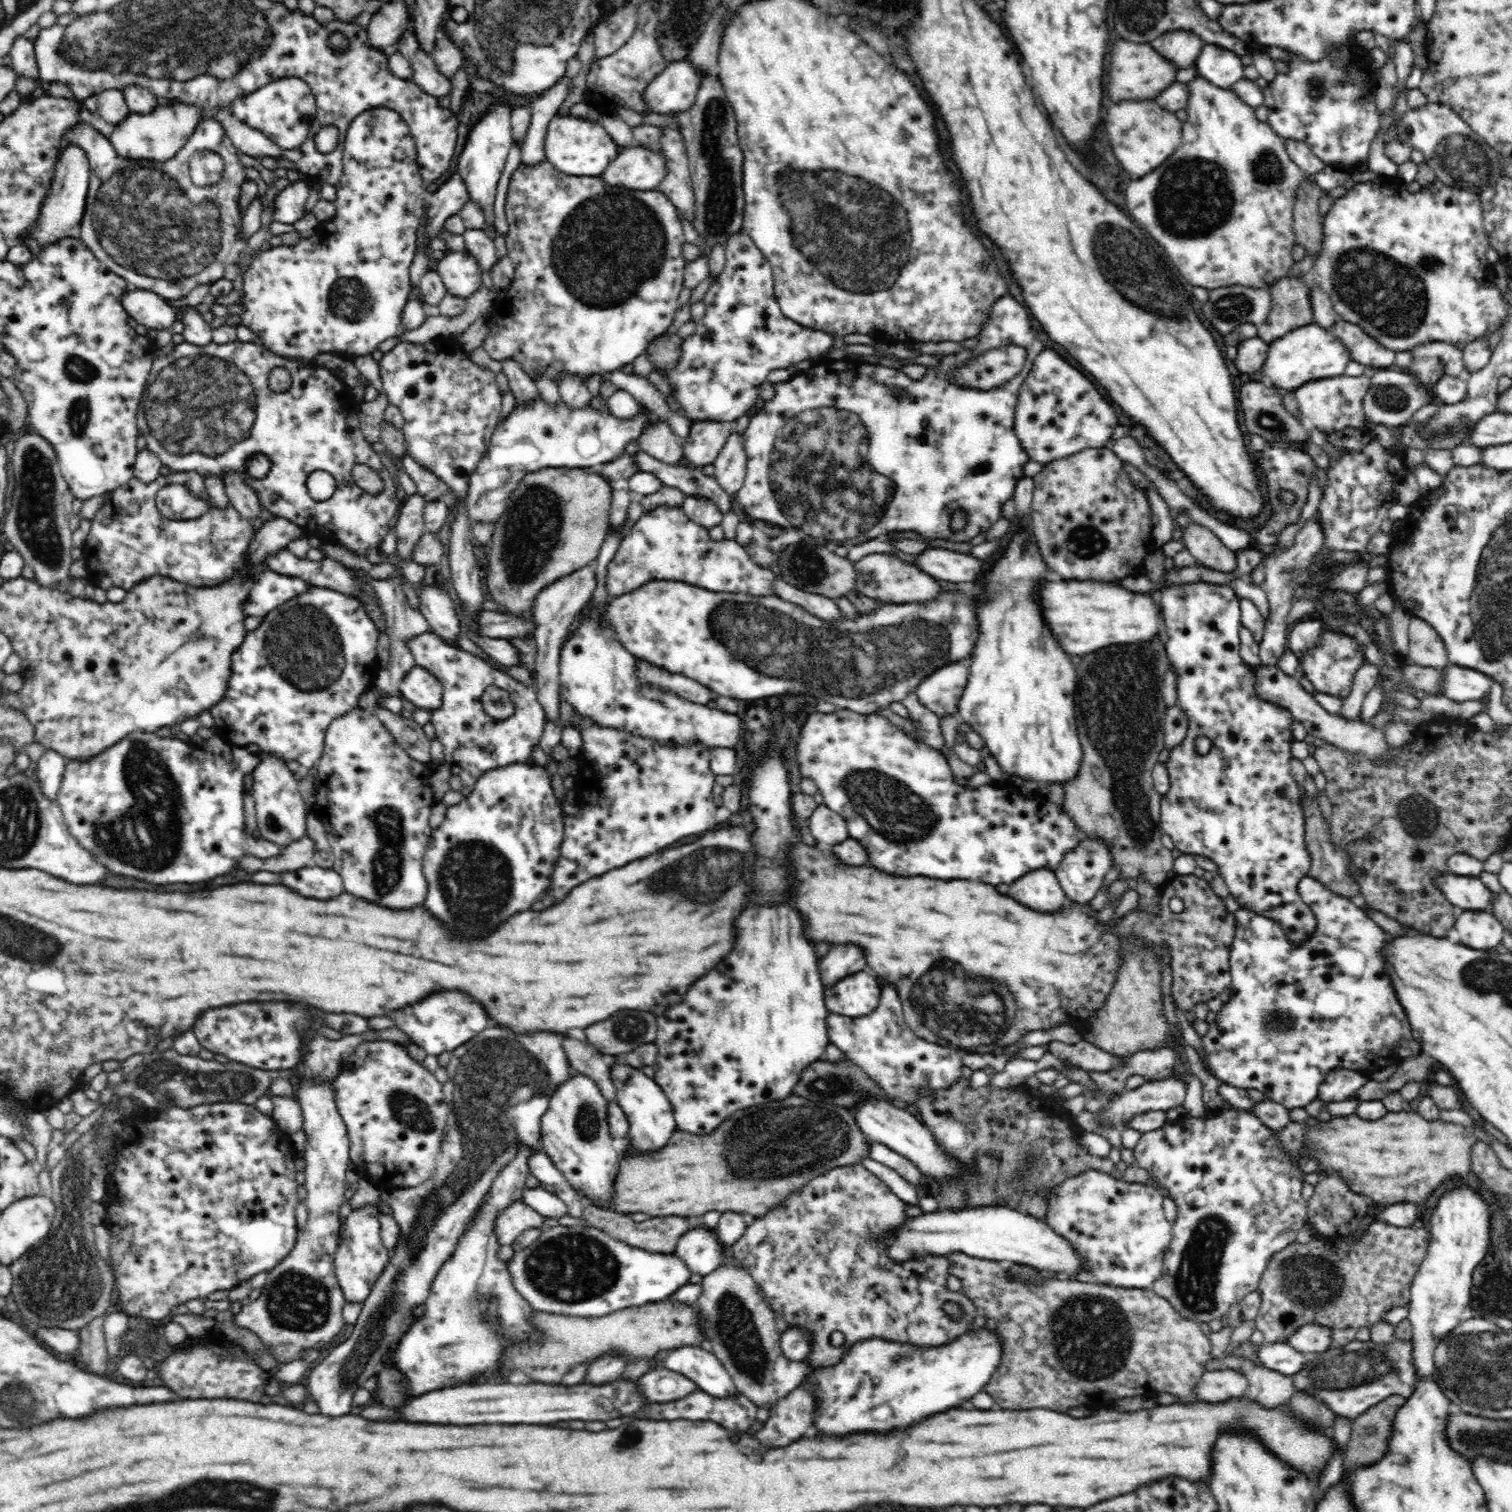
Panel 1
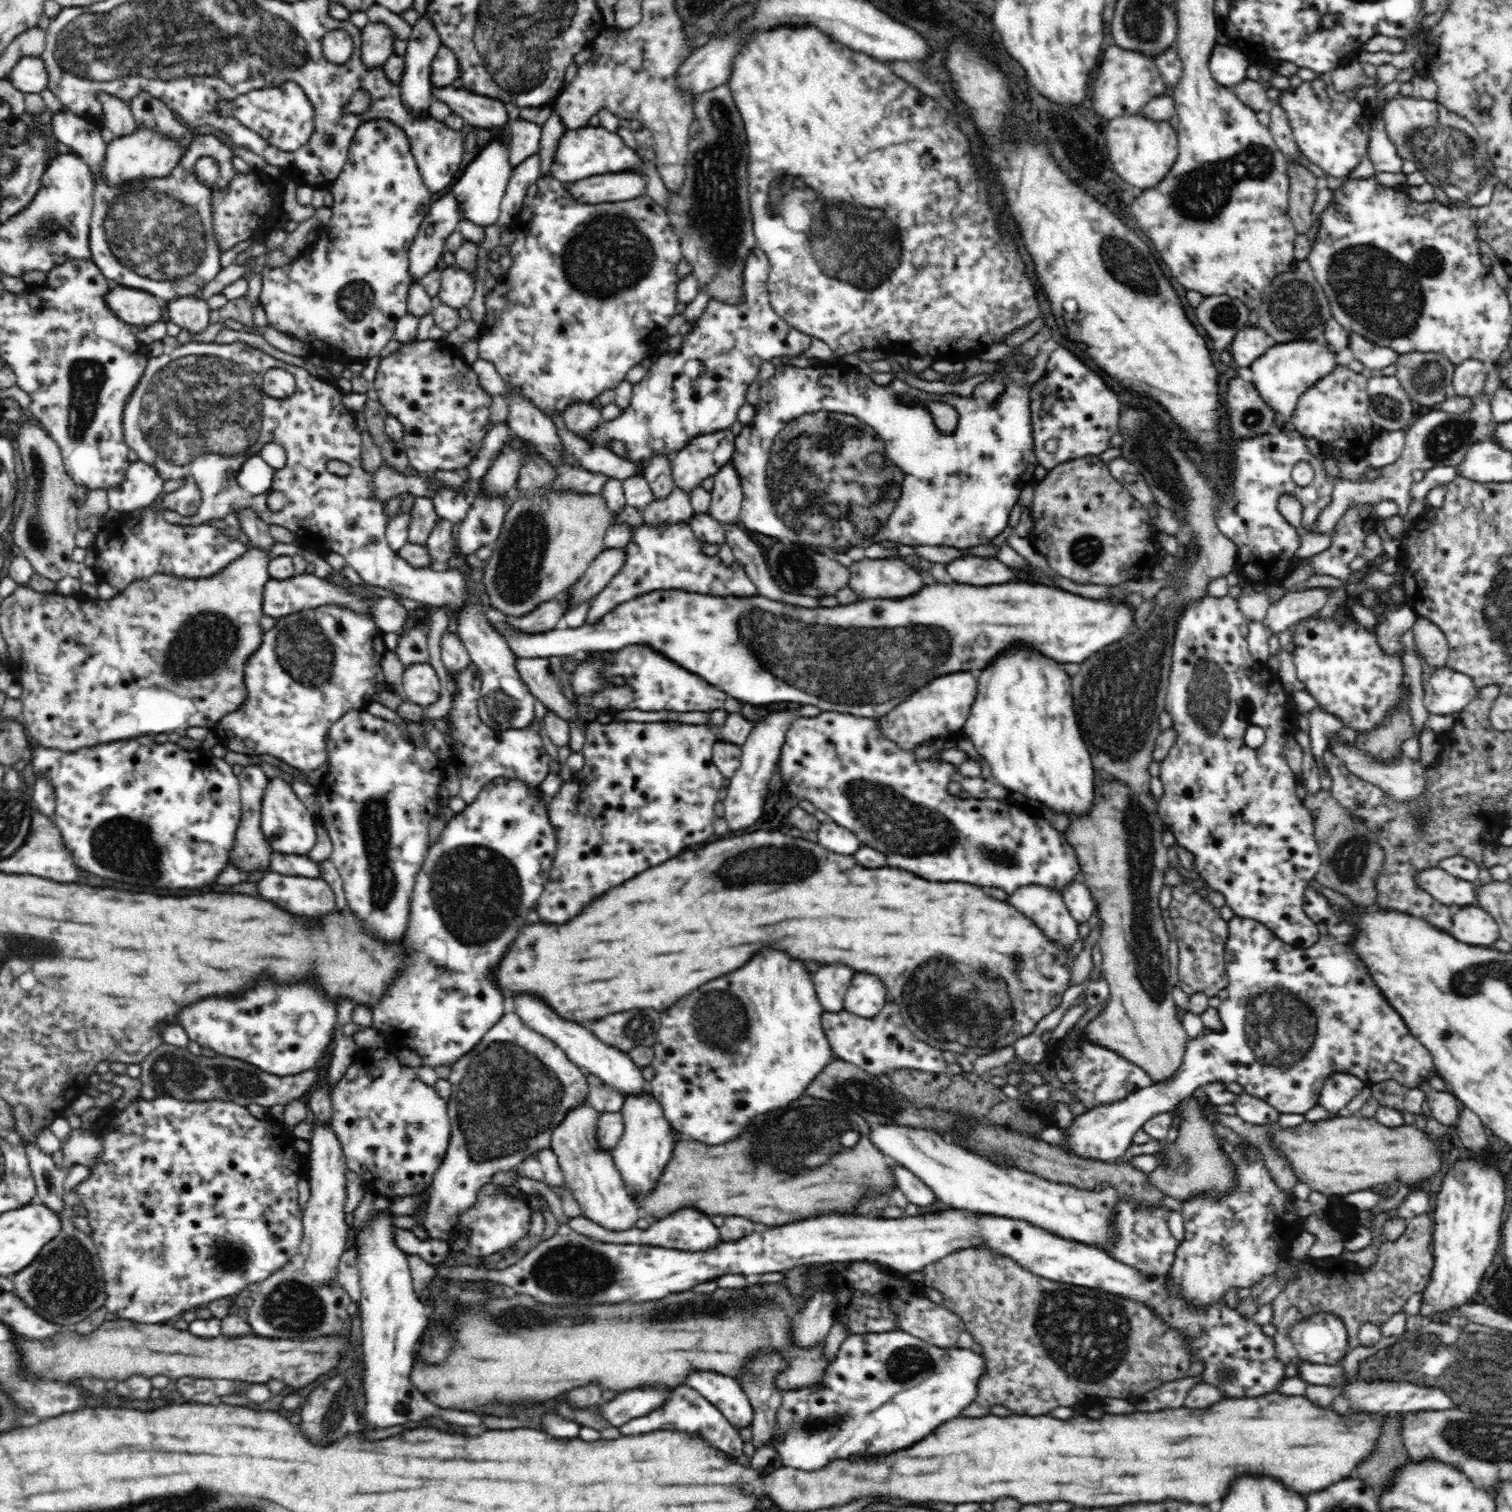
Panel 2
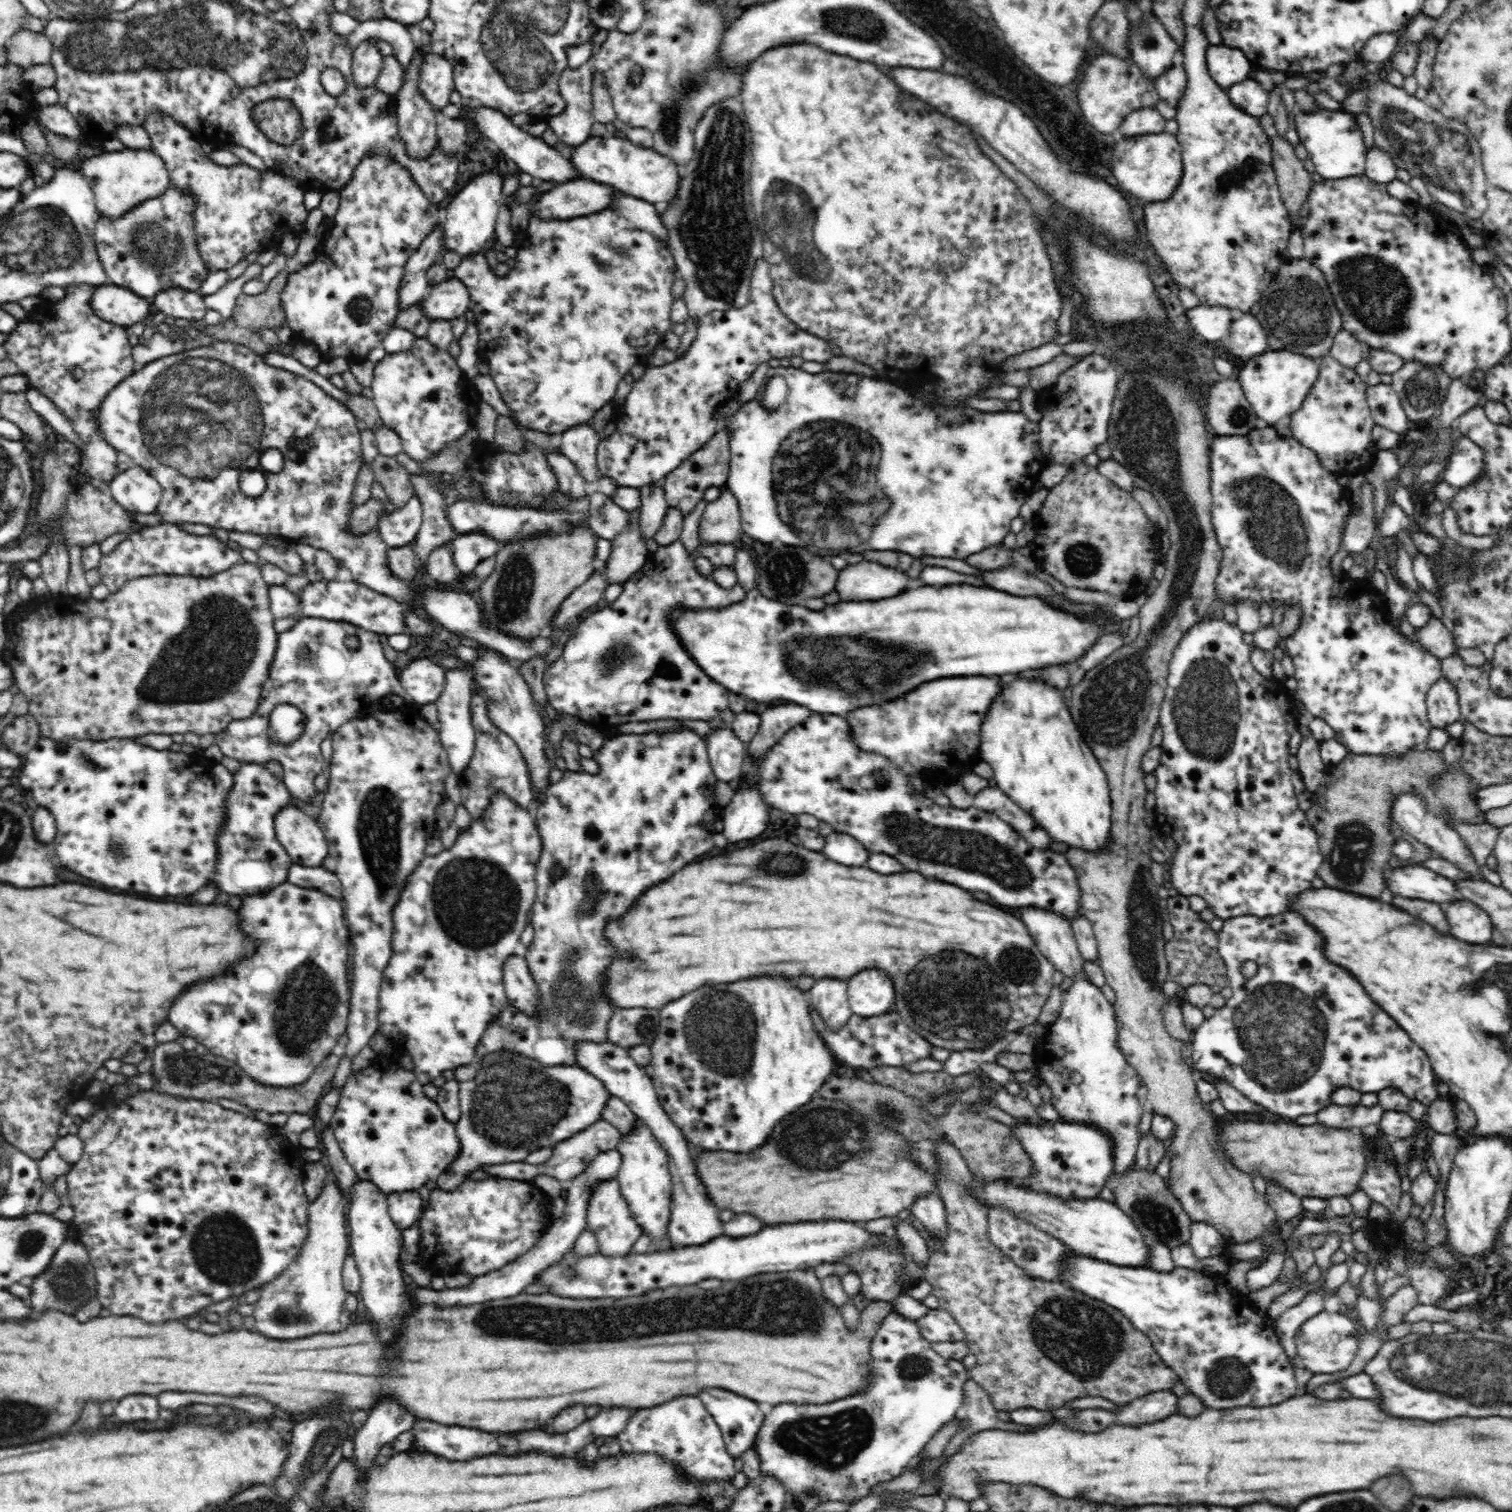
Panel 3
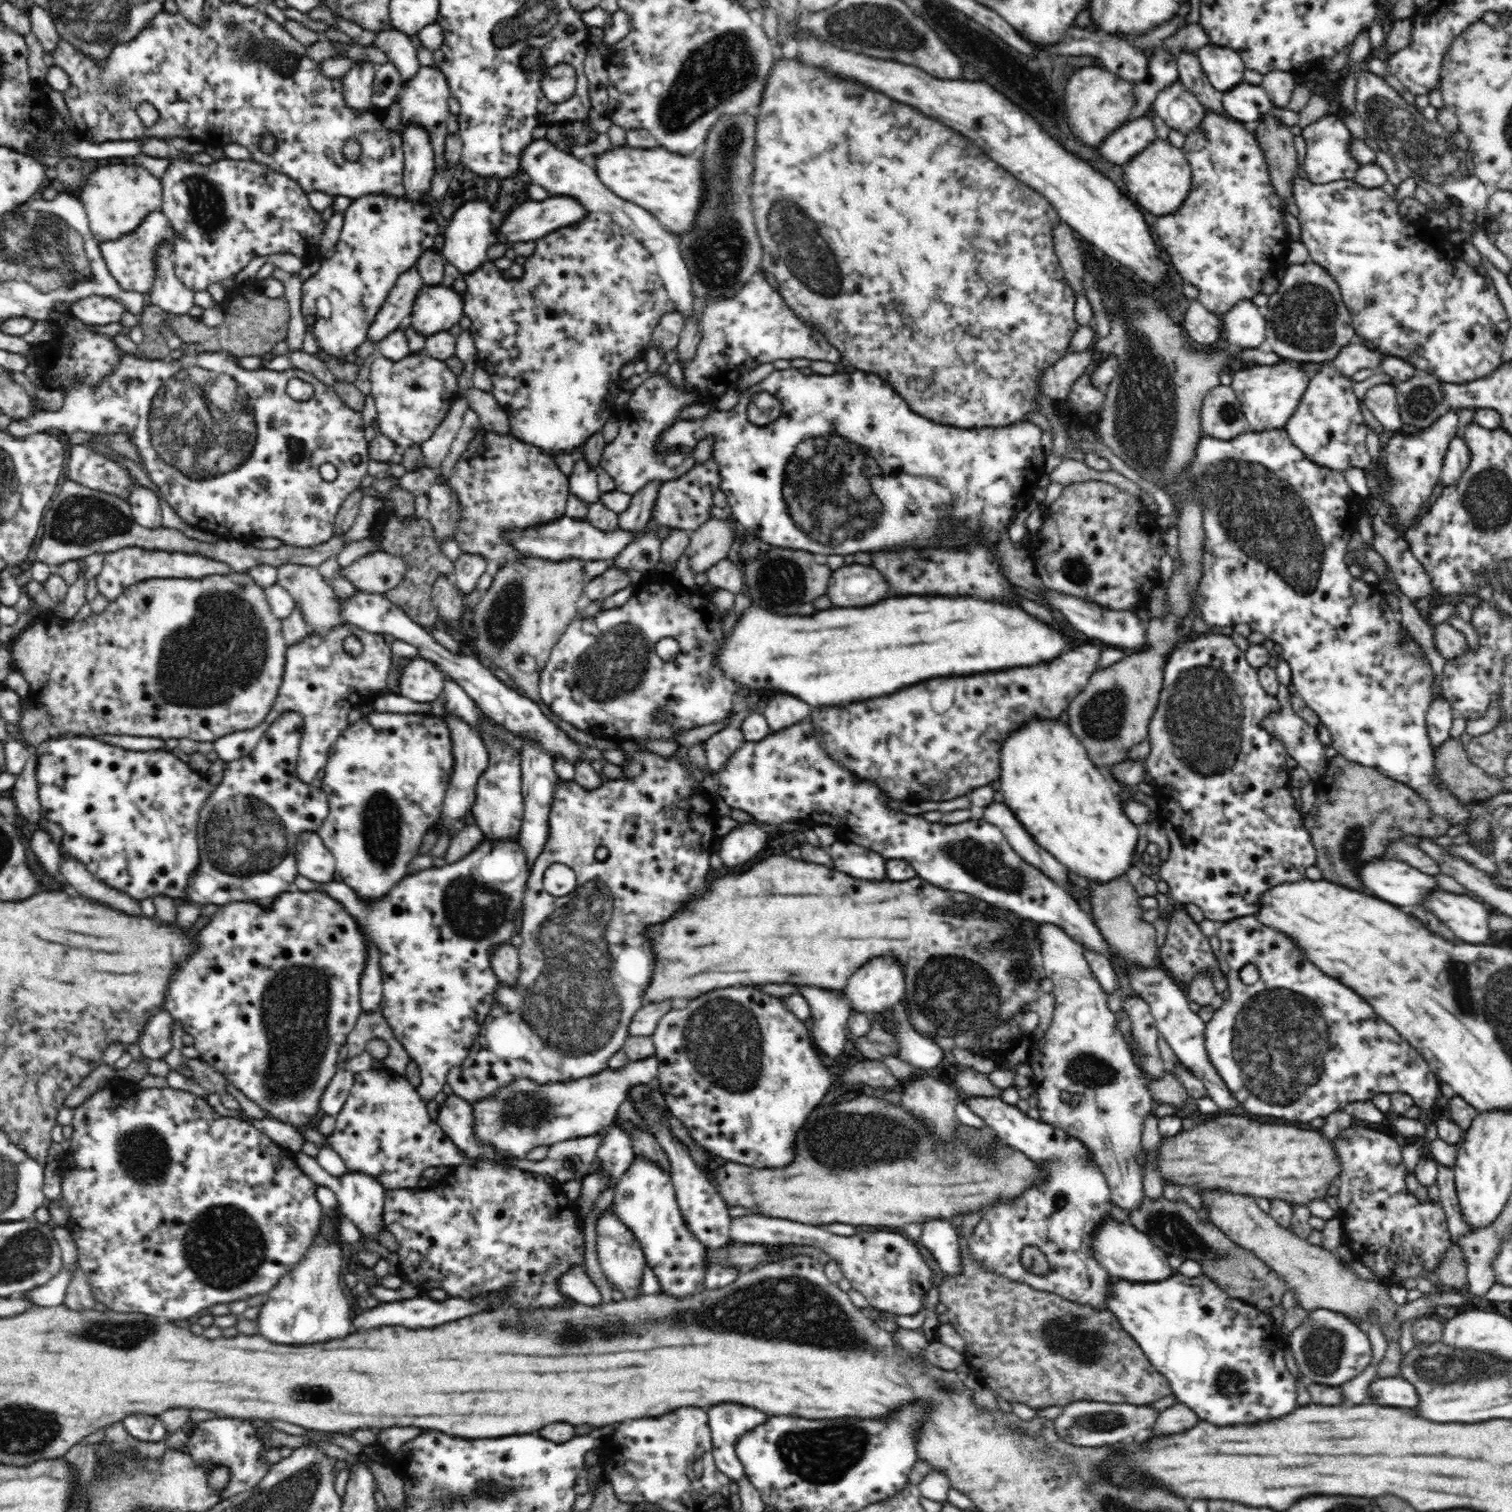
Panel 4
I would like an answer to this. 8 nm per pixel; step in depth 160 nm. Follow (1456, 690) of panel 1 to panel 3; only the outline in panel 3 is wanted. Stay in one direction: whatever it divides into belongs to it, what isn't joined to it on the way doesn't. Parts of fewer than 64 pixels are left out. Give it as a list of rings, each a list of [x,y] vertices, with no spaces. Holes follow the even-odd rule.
[[[1442,677],[1432,685],[1426,700],[1427,717],[1434,728],[1444,729],[1461,718],[1460,699],[1447,678]]]

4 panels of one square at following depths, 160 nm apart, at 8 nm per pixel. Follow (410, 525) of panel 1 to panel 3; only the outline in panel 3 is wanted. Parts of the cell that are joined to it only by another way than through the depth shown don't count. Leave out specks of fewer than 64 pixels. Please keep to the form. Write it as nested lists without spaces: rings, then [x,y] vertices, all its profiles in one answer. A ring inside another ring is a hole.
[[[409,473],[415,495],[422,503],[422,522],[418,534],[413,541],[413,547],[417,558],[426,561],[430,552],[444,546],[450,545],[456,532],[450,524],[450,519],[446,517],[446,497],[440,491],[441,479],[438,474],[428,473],[412,474]]]

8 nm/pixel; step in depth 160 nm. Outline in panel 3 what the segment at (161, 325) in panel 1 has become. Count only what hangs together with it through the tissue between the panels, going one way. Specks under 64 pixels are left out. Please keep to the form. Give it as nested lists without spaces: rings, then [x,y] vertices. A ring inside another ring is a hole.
[[[115,285],[98,287],[92,294],[91,307],[98,318],[125,328],[154,312],[146,299]]]

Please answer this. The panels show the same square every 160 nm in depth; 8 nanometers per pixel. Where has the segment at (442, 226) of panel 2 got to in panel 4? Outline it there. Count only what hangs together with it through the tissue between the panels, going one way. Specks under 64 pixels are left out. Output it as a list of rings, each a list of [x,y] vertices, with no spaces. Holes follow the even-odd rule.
[[[415,266],[400,274],[398,281],[390,293],[387,301],[380,307],[376,318],[367,330],[367,339],[379,343],[390,332],[402,328],[412,310],[412,305],[418,292],[425,283]]]

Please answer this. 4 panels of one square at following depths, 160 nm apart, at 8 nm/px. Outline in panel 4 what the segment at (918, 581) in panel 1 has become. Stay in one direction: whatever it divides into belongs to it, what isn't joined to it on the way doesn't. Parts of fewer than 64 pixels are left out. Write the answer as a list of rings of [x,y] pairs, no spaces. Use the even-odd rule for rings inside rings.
[[[852,564],[834,570],[832,582],[828,584],[828,598],[832,606],[870,606],[890,596],[887,580],[876,572],[876,568]]]

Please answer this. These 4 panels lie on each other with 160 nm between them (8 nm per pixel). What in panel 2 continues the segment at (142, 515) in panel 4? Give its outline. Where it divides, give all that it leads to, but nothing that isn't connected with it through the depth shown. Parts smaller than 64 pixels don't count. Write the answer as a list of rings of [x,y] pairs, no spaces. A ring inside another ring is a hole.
[[[132,461],[124,480],[107,490],[109,508],[133,512],[150,506],[163,492],[158,469],[142,461]]]

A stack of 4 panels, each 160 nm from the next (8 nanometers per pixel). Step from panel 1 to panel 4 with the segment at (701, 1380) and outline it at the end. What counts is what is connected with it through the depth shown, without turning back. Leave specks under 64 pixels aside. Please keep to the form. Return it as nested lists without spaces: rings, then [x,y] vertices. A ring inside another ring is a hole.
[[[718,1404],[708,1410],[708,1420],[713,1442],[713,1461],[722,1474],[738,1482],[743,1476],[743,1466],[736,1456],[735,1442],[743,1434],[764,1424],[768,1416],[760,1410],[740,1404]]]

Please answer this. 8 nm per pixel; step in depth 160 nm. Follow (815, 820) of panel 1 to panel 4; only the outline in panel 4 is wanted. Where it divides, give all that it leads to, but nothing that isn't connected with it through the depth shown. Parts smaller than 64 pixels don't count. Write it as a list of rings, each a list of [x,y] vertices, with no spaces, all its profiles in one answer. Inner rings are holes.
[[[836,840],[828,851],[834,866],[854,878],[860,880],[886,880],[886,862],[877,852],[870,852],[853,842]]]

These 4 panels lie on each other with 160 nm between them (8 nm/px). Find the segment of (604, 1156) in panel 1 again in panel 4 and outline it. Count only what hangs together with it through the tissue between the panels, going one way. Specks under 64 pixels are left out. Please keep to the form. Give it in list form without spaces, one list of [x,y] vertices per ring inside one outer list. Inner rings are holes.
[[[608,1206],[598,1222],[596,1222],[596,1249],[600,1268],[607,1282],[613,1284],[617,1297],[636,1298],[639,1296],[638,1288],[642,1283],[642,1270],[644,1270],[645,1254],[636,1240],[634,1233],[613,1214]]]

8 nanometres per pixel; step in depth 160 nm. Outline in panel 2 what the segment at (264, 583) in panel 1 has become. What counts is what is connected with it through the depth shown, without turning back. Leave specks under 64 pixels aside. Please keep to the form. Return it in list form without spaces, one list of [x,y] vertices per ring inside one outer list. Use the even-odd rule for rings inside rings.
[[[295,574],[284,580],[268,579],[268,582],[264,586],[262,611],[264,611],[266,616],[280,618],[288,616],[288,614],[294,614],[294,612],[300,612],[300,610],[320,608],[320,606],[332,606],[333,604],[334,606],[351,610],[356,614],[372,617],[370,606],[372,606],[372,598],[374,596],[372,592],[369,592],[368,589],[360,585],[354,585],[350,589],[350,587],[336,585],[336,583],[332,583],[332,581],[328,581],[326,578],[323,579],[313,574]]]

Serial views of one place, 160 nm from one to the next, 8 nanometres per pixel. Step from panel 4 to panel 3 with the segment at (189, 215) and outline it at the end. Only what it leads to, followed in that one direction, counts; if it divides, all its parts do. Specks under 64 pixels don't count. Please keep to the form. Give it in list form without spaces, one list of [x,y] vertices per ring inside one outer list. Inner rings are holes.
[[[159,110],[148,112],[142,127],[152,139],[153,151],[164,161],[170,186],[196,199],[197,249],[209,272],[228,270],[248,254],[266,248],[271,229],[288,223],[286,233],[299,237],[303,234],[309,215],[304,205],[306,189],[294,178],[284,177],[274,170],[260,172],[243,163],[230,168],[219,166],[203,154],[201,143],[193,137],[191,130]]]

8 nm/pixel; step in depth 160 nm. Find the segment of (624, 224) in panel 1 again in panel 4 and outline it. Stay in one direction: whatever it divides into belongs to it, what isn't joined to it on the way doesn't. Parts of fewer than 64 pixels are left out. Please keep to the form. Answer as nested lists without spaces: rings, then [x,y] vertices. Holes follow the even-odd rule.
[[[588,213],[570,228],[554,230],[536,240],[535,244],[535,251],[524,264],[524,278],[522,280],[505,280],[499,275],[494,262],[487,260],[472,274],[461,275],[467,285],[463,311],[471,320],[469,331],[477,350],[477,366],[486,370],[492,378],[491,393],[508,414],[511,425],[510,435],[522,442],[537,446],[548,456],[553,457],[554,454],[560,454],[560,452],[574,454],[576,448],[580,448],[592,434],[602,432],[608,419],[616,412],[614,401],[621,390],[620,384],[622,382],[620,369],[626,363],[634,363],[639,359],[644,359],[648,348],[650,348],[652,331],[660,322],[660,318],[663,317],[664,306],[666,306],[669,296],[666,294],[664,281],[659,279],[656,261],[647,248],[633,235],[614,223],[608,214]]]

